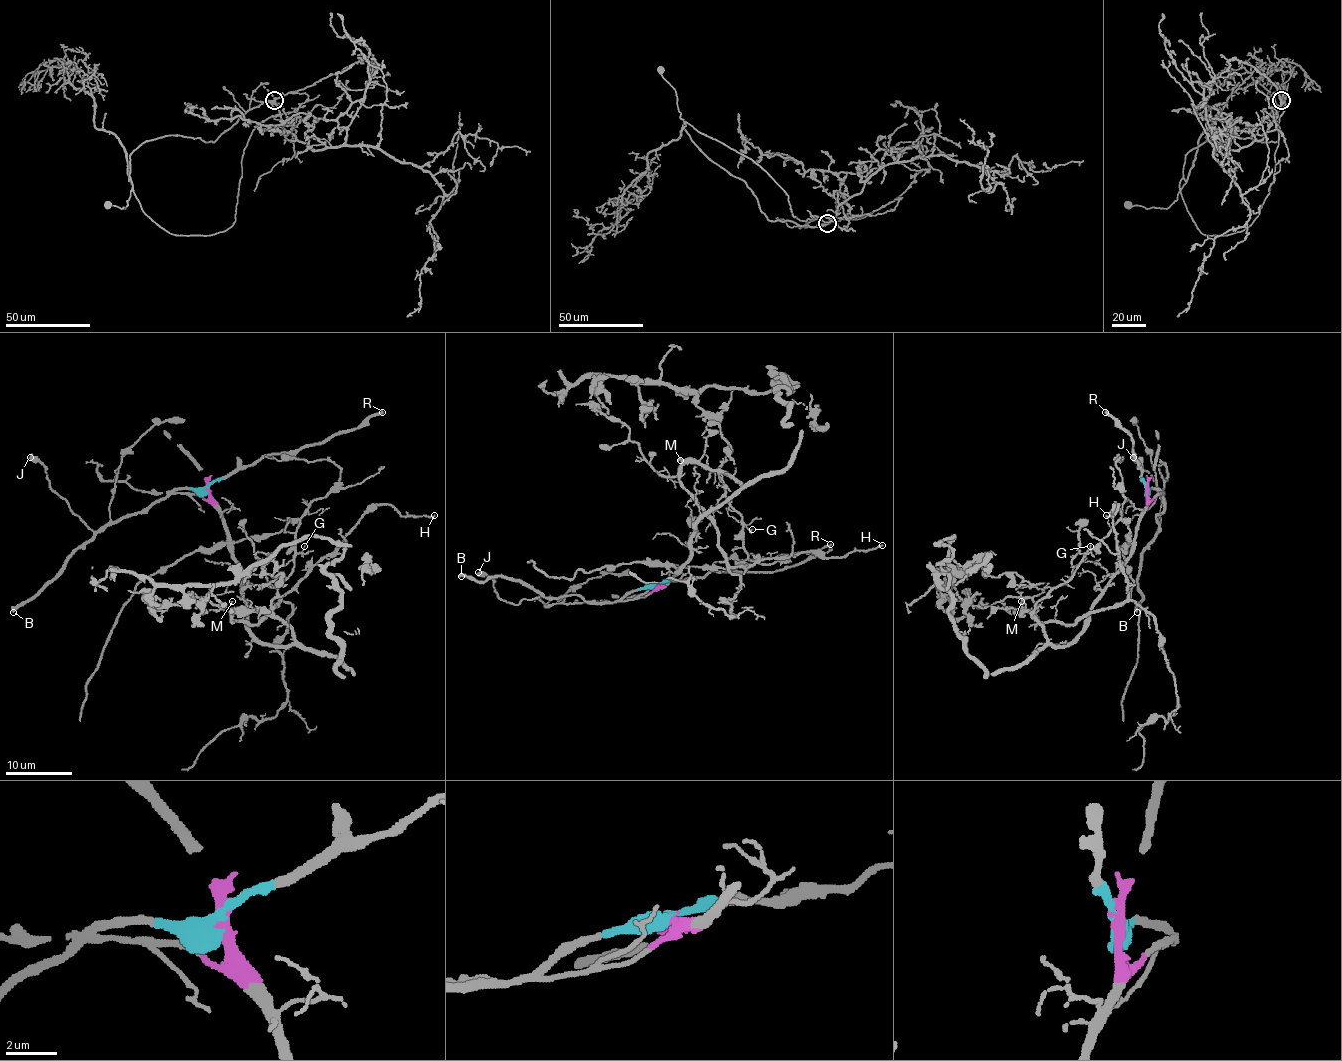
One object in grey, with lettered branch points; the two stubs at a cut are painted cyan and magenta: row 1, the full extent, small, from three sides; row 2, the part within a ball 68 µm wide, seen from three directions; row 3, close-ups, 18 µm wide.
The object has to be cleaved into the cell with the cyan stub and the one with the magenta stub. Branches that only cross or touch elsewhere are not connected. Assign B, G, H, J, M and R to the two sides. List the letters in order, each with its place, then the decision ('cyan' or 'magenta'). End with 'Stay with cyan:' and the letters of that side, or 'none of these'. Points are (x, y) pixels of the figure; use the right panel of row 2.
B: at (1137, 612); cyan
G: at (1090, 546); magenta
H: at (1106, 515); magenta
J: at (1133, 457); cyan
M: at (1021, 601); magenta
R: at (1105, 412); cyan
Stay with cyan: B, J, R

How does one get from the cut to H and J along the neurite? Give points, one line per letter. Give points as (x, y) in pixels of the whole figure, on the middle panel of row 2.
H: (655, 585), (685, 563), (693, 527), (742, 486), (685, 463), (680, 481), (732, 567), (883, 545)
J: (655, 585), (626, 592), (611, 602), (589, 602), (578, 595), (509, 604), (497, 595), (494, 582), (477, 572)

